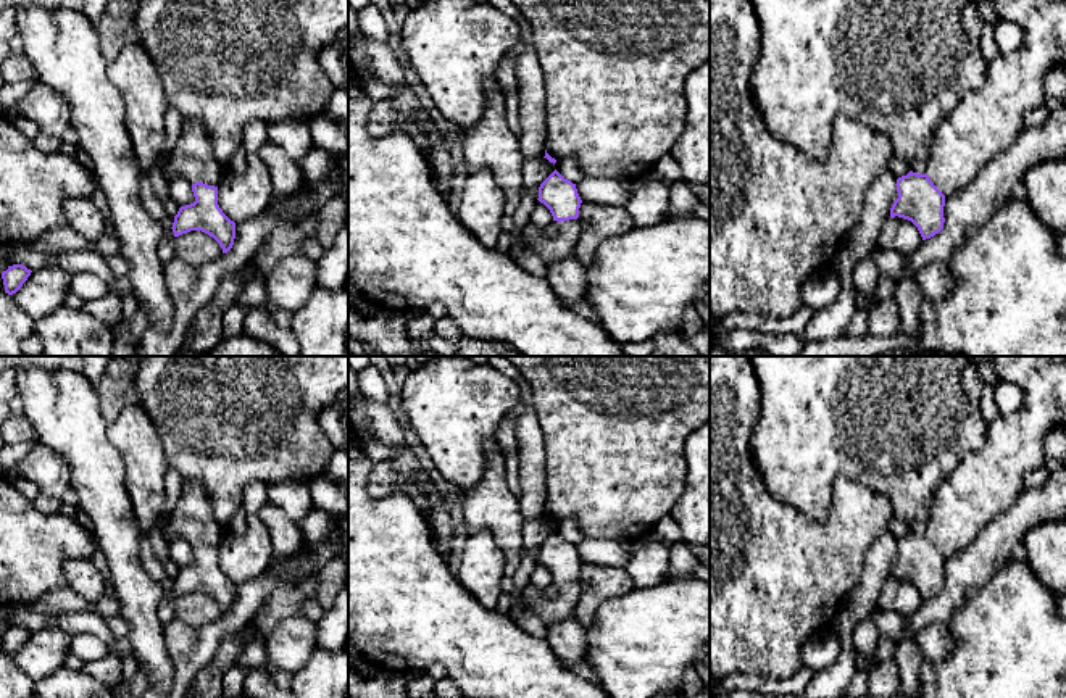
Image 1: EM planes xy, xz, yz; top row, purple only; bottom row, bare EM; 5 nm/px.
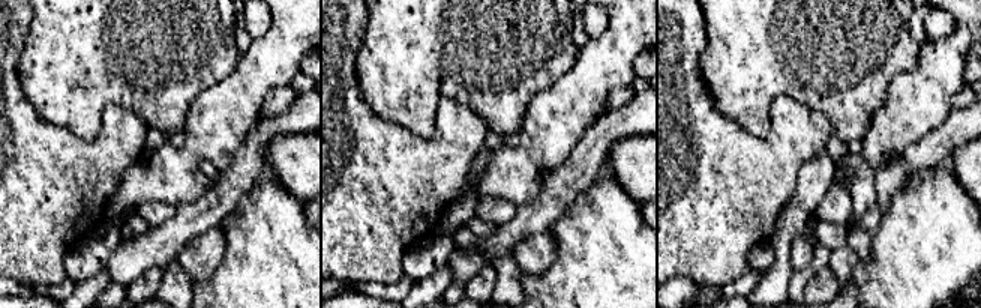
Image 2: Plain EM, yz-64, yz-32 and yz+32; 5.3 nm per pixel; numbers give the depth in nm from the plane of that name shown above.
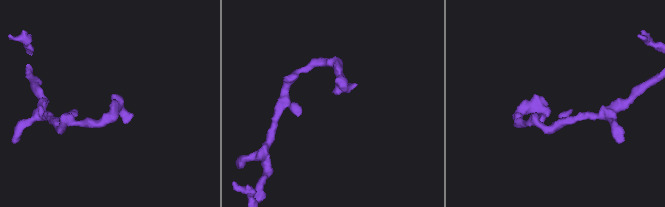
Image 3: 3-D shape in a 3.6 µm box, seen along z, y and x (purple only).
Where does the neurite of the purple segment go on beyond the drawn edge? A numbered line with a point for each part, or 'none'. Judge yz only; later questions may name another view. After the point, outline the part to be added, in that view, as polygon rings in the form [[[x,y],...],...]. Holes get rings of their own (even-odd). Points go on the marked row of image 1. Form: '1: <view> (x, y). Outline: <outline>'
1: yz (986, 121). Outline: [[[992,0],[998,18],[1024,29],[1022,45],[990,61],[985,85],[968,92],[956,108],[937,126],[926,174],[950,197],[971,185],[974,177],[1000,152],[1018,140],[1027,111],[1045,103],[1045,77],[1058,64],[1066,64],[1066,0]]]

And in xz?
1: xz (560, 245). Outline: [[[579,218],[561,222],[553,221],[553,224],[556,227],[555,235],[548,235],[545,227],[539,227],[532,221],[519,231],[524,243],[547,263],[574,255],[582,231]]]

